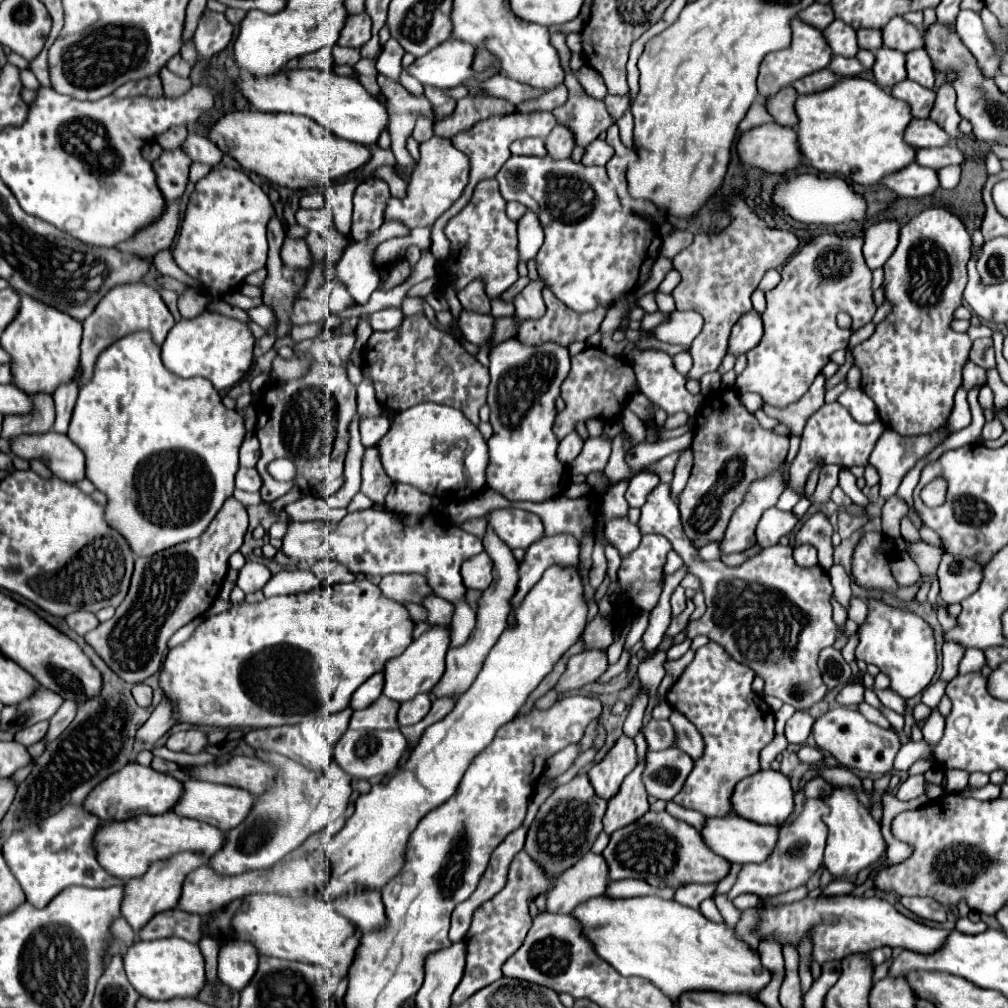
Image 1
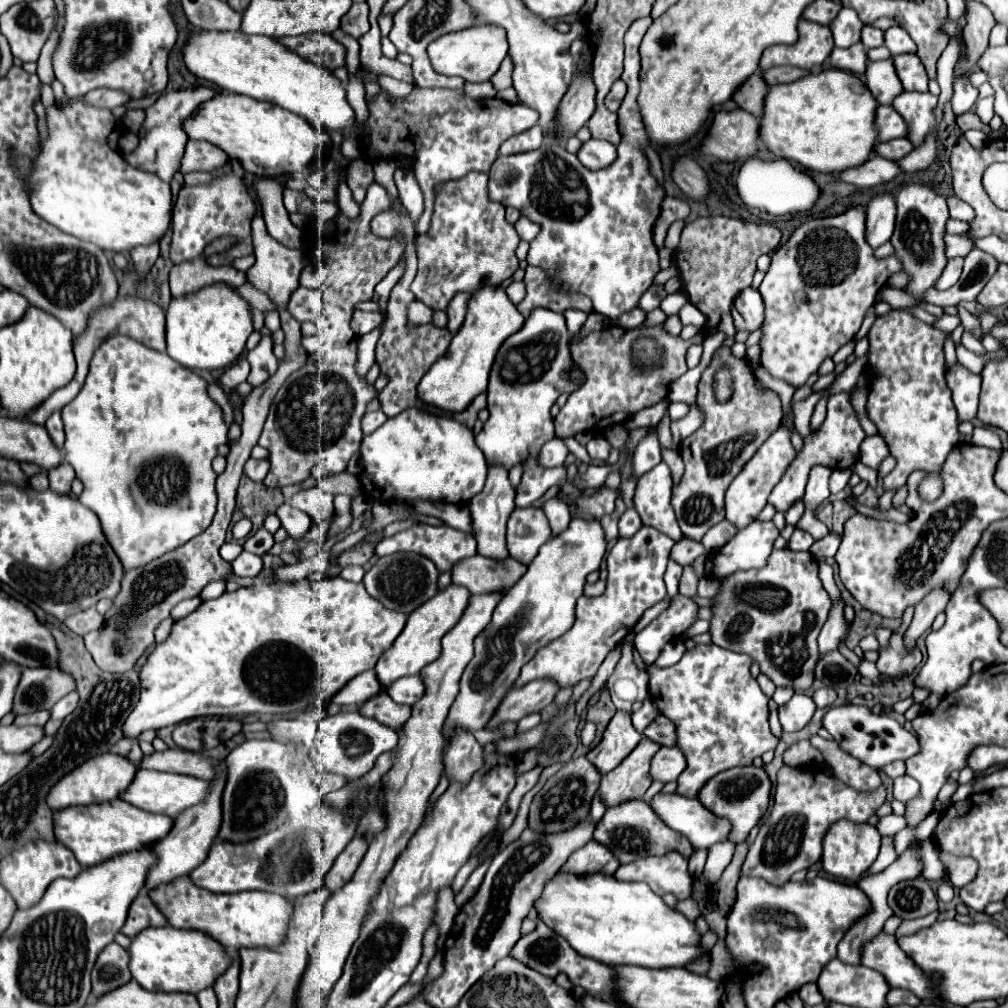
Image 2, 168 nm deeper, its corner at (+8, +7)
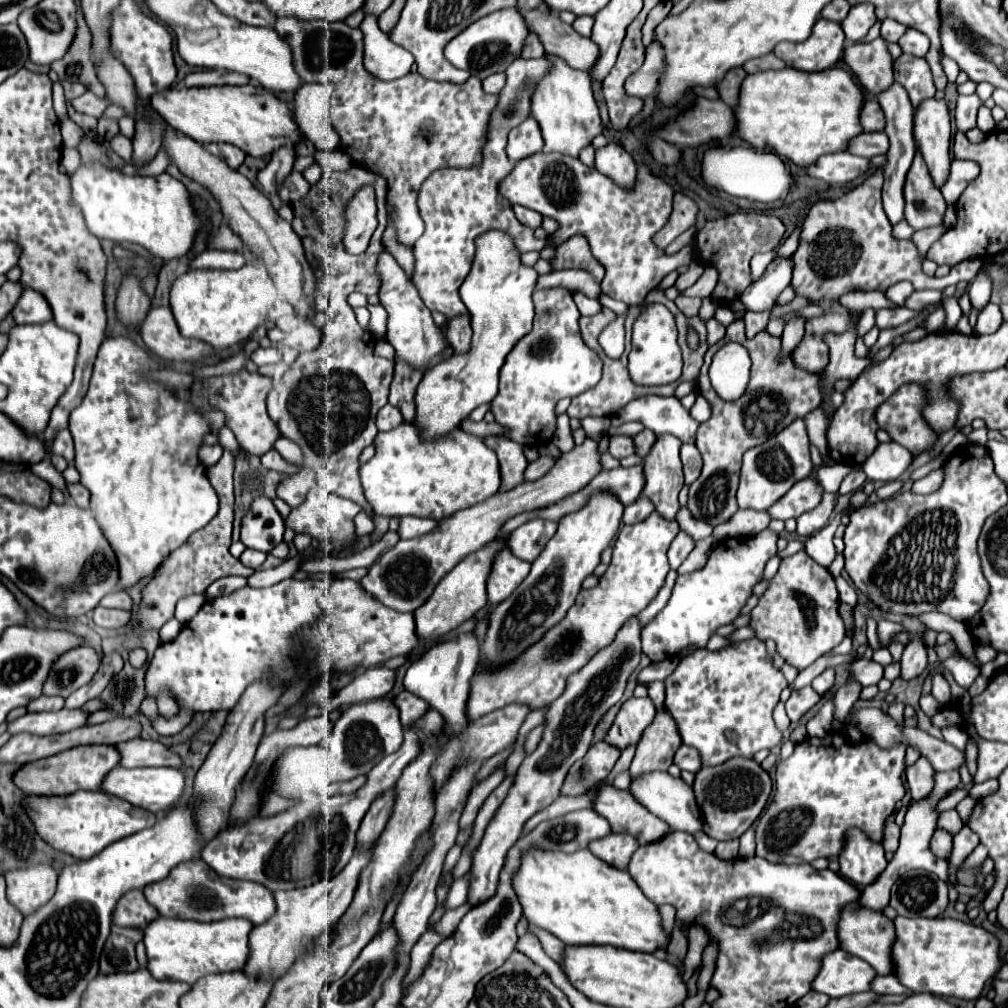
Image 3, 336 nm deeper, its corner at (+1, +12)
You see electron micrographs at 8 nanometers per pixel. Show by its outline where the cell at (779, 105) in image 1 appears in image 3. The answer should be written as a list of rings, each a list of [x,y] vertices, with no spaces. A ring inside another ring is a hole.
[[[733,68],[731,72],[727,72],[727,80],[723,80],[721,84],[717,84],[717,90],[721,94],[721,100],[725,104],[729,104],[731,108],[735,108],[739,104],[739,92],[741,92],[741,82],[747,78],[749,74],[743,68]]]

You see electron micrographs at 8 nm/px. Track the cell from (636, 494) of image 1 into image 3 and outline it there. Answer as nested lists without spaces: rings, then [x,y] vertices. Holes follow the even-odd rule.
[[[643,396],[639,400],[633,400],[629,408],[623,408],[619,416],[611,418],[611,424],[621,424],[621,420],[627,418],[639,420],[655,436],[673,434],[689,444],[695,442],[695,432],[699,426],[675,396]]]

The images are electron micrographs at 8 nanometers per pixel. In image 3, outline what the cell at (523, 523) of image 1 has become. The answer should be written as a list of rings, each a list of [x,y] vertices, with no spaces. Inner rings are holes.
[[[533,518],[509,534],[507,546],[517,558],[525,562],[535,562],[535,558],[541,554],[545,544],[555,536],[555,532],[557,522]]]

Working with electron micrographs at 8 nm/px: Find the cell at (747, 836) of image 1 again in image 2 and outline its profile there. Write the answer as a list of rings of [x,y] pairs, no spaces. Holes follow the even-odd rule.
[[[656,793],[650,807],[668,827],[672,827],[672,831],[682,833],[696,849],[708,849],[728,839],[730,823],[712,815],[698,799],[680,797],[676,793]]]

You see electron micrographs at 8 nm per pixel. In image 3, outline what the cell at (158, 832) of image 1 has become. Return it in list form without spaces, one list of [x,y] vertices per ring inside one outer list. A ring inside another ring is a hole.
[[[75,792],[75,796],[51,796],[51,800],[29,796],[29,800],[31,820],[35,820],[35,828],[47,840],[47,844],[79,860],[89,860],[109,844],[141,832],[143,828],[151,828],[159,822],[157,814],[131,806],[129,802],[105,792]]]

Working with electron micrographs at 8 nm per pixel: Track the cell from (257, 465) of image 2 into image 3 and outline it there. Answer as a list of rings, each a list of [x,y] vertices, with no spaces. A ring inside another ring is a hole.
[[[275,450],[265,452],[265,454],[261,456],[261,464],[263,464],[265,468],[277,470],[277,472],[289,472],[289,474],[295,472],[295,466],[291,466],[287,460],[283,460],[283,458],[279,456],[279,452],[275,452]]]

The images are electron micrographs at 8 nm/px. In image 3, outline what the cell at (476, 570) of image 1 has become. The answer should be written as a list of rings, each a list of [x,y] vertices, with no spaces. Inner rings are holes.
[[[503,548],[495,554],[489,578],[487,578],[487,594],[491,606],[501,604],[505,598],[511,596],[511,592],[525,580],[529,574],[531,564],[525,560],[519,560],[511,554],[509,548]]]

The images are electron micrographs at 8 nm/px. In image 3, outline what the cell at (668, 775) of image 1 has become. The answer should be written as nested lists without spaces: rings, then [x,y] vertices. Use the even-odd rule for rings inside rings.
[[[681,746],[677,752],[675,752],[675,760],[673,760],[681,770],[689,770],[689,772],[697,772],[701,768],[701,756],[695,748],[691,746]]]

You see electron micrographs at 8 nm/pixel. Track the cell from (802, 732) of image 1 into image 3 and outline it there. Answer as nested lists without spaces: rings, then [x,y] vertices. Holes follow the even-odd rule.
[[[801,688],[801,690],[793,690],[789,700],[785,702],[785,710],[787,710],[787,716],[791,718],[793,724],[797,724],[817,702],[821,700],[821,696],[811,688]]]

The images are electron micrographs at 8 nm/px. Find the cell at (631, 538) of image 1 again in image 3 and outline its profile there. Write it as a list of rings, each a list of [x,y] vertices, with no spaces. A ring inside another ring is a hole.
[[[639,496],[633,504],[625,506],[623,522],[625,522],[625,524],[639,524],[639,522],[645,520],[653,510],[655,510],[655,508],[653,508],[651,500],[645,500],[645,496]]]

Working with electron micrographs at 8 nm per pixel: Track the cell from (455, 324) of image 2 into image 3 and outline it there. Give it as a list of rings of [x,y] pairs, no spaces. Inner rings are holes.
[[[459,314],[447,322],[445,328],[447,340],[453,346],[455,352],[465,352],[471,342],[471,326],[469,326],[469,314]]]

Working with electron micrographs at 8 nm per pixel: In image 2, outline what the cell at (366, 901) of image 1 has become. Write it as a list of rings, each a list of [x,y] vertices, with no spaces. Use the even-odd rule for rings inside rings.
[[[354,837],[346,849],[338,855],[334,867],[330,869],[328,877],[326,877],[326,887],[334,893],[336,889],[340,889],[346,881],[352,879],[352,875],[356,873],[364,853],[368,849],[368,839],[366,837]]]

